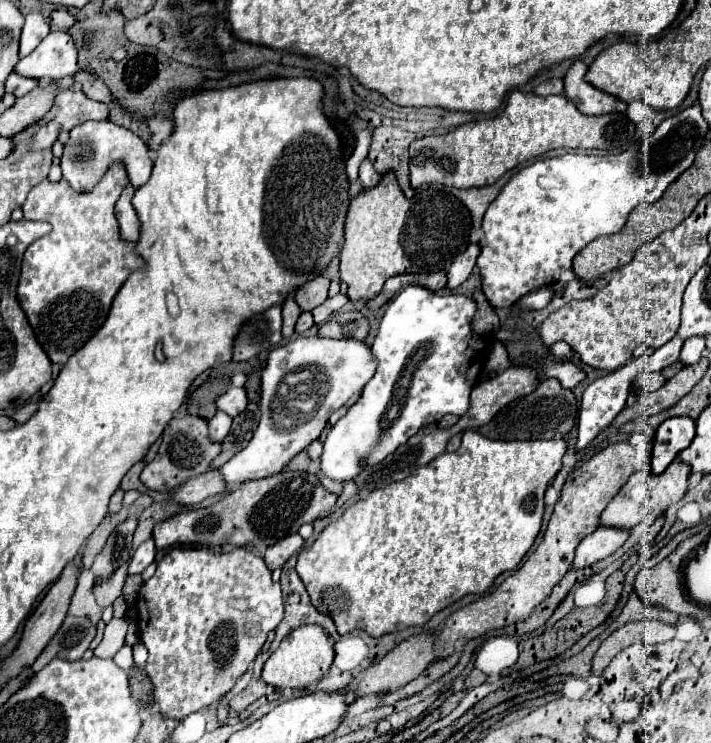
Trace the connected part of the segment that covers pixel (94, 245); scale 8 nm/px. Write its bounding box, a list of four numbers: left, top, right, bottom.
[16,161,144,365]

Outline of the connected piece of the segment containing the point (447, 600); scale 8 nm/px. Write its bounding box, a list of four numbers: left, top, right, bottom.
[296,431,566,637]

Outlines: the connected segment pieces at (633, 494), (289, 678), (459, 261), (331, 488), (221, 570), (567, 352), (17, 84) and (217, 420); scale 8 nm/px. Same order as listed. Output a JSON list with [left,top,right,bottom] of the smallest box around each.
[[600,459,690,531],[262,625,334,689],[446,243,480,289],[318,470,343,497],[136,547,284,721],[548,343,572,361],[6,73,40,97],[208,411,230,443]]

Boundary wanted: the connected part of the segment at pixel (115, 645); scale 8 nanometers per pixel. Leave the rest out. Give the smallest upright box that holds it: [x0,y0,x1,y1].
[94,615,133,657]

